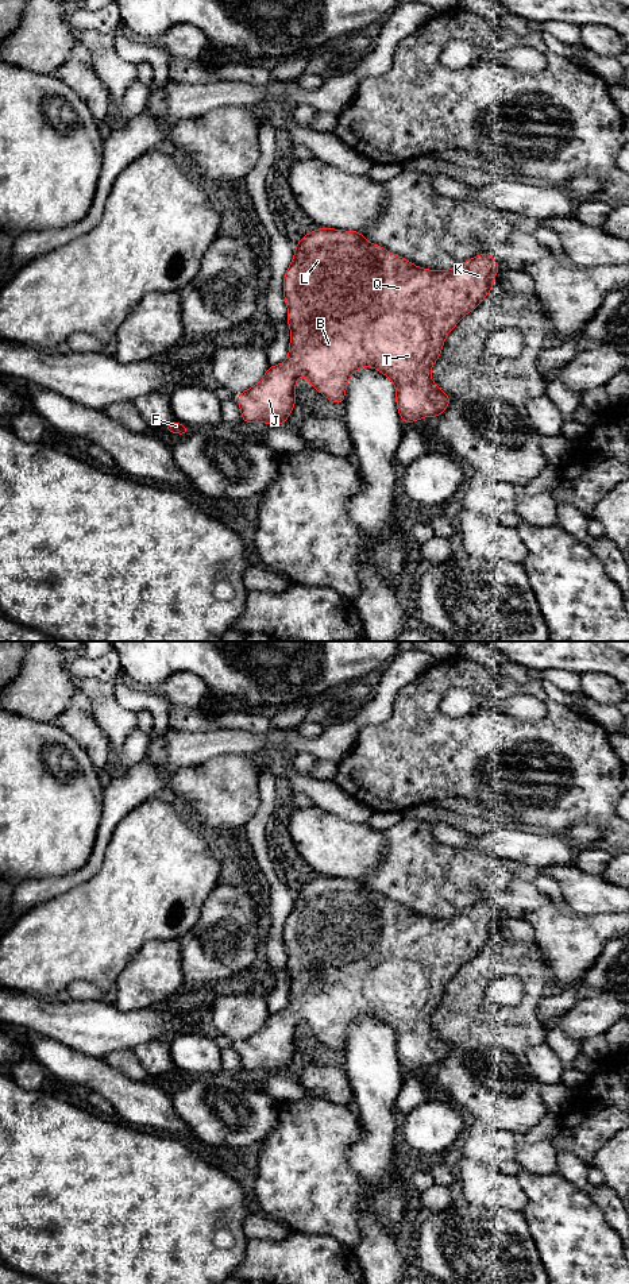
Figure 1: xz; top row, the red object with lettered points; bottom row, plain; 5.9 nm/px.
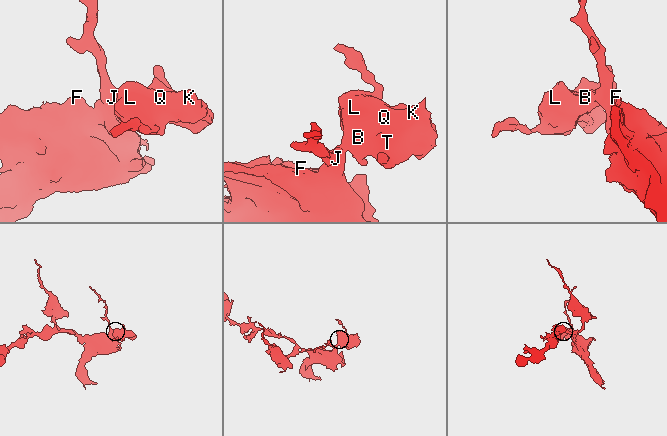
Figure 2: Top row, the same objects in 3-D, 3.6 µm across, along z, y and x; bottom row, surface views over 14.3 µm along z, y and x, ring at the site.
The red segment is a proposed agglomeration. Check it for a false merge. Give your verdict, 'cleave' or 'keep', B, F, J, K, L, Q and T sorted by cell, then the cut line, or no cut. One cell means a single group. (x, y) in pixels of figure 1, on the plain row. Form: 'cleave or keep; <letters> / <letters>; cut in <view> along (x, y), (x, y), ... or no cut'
keep; B F J K L Q T; no cut

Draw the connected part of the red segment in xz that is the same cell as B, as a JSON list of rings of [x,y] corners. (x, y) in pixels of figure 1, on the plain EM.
[[[317,876],[302,884],[285,919],[283,945],[290,976],[289,1002],[283,1011],[270,1014],[263,1026],[236,1044],[244,1071],[286,1072],[296,1053],[296,1030],[304,1023],[327,1048],[343,1052],[350,1025],[360,1015],[373,1015],[395,1034],[395,1050],[402,1071],[440,1064],[451,1045],[431,1026],[447,983],[493,938],[499,919],[495,907],[483,901],[451,918],[428,918],[386,897],[370,891],[359,879]]]

